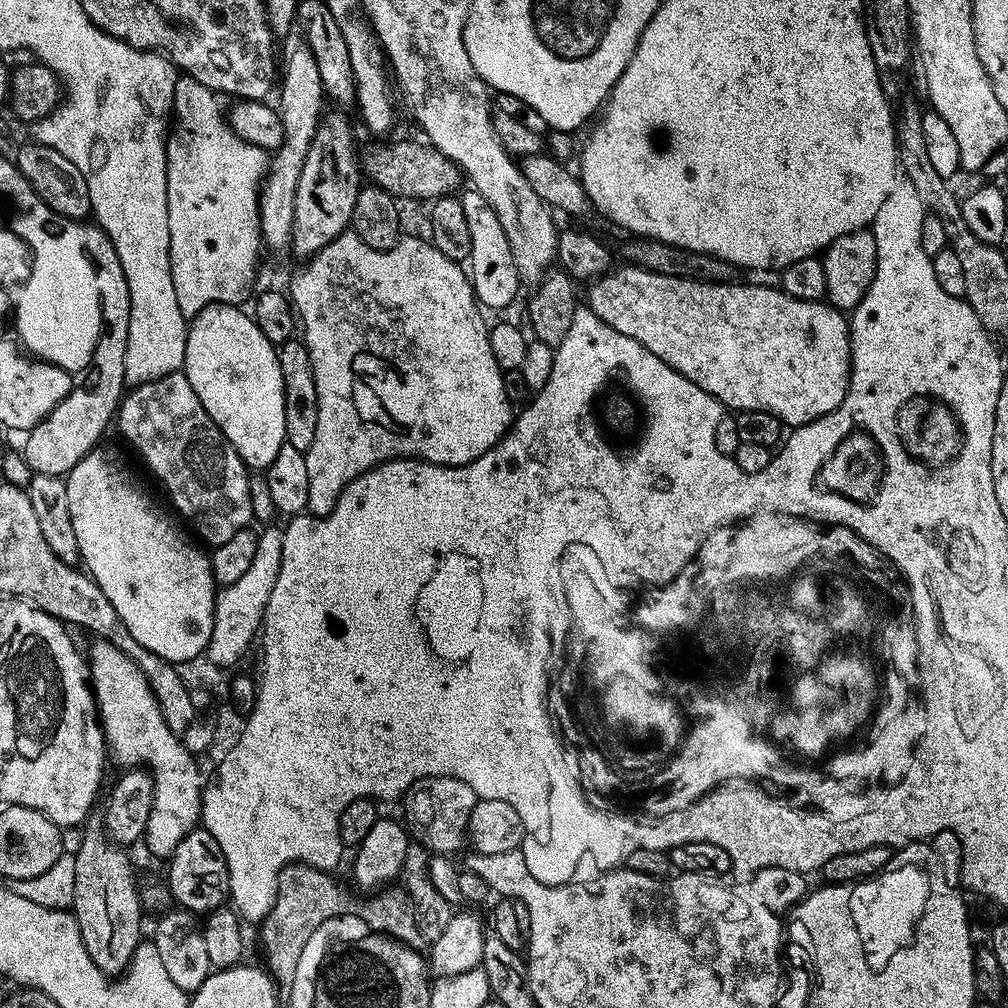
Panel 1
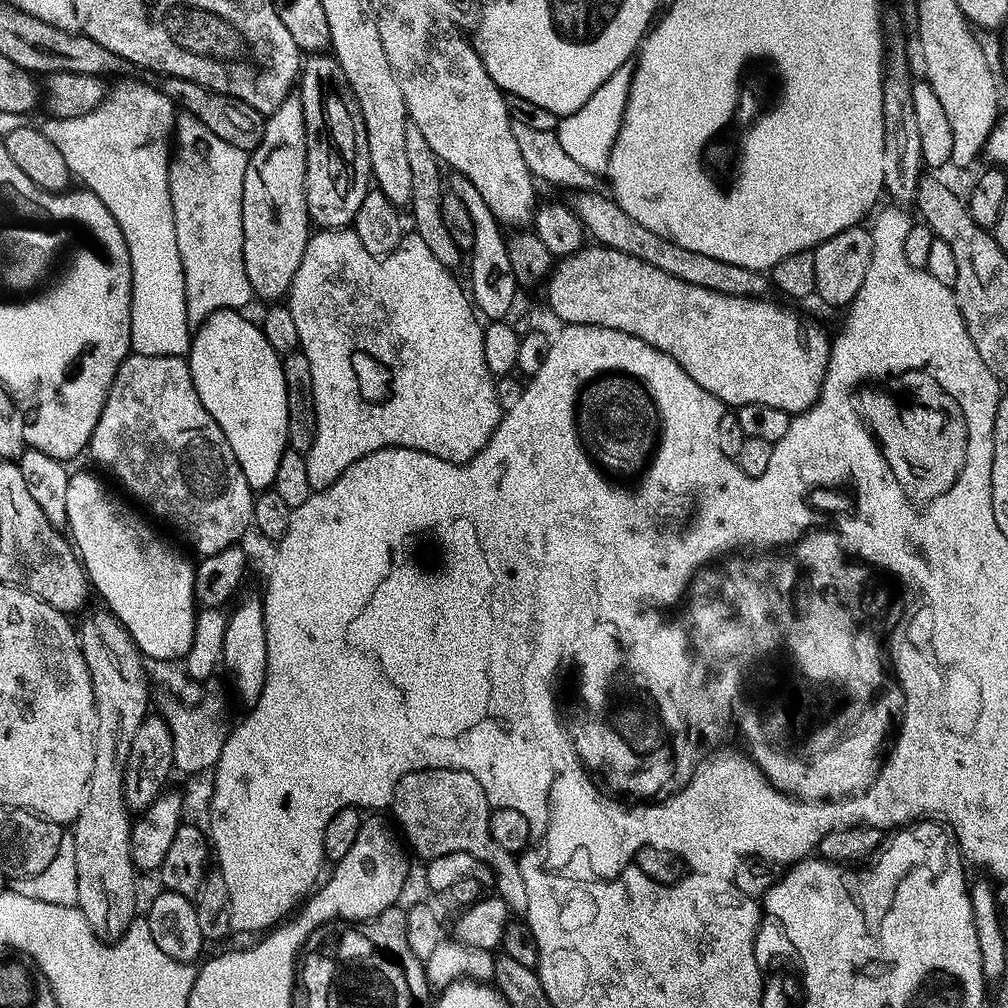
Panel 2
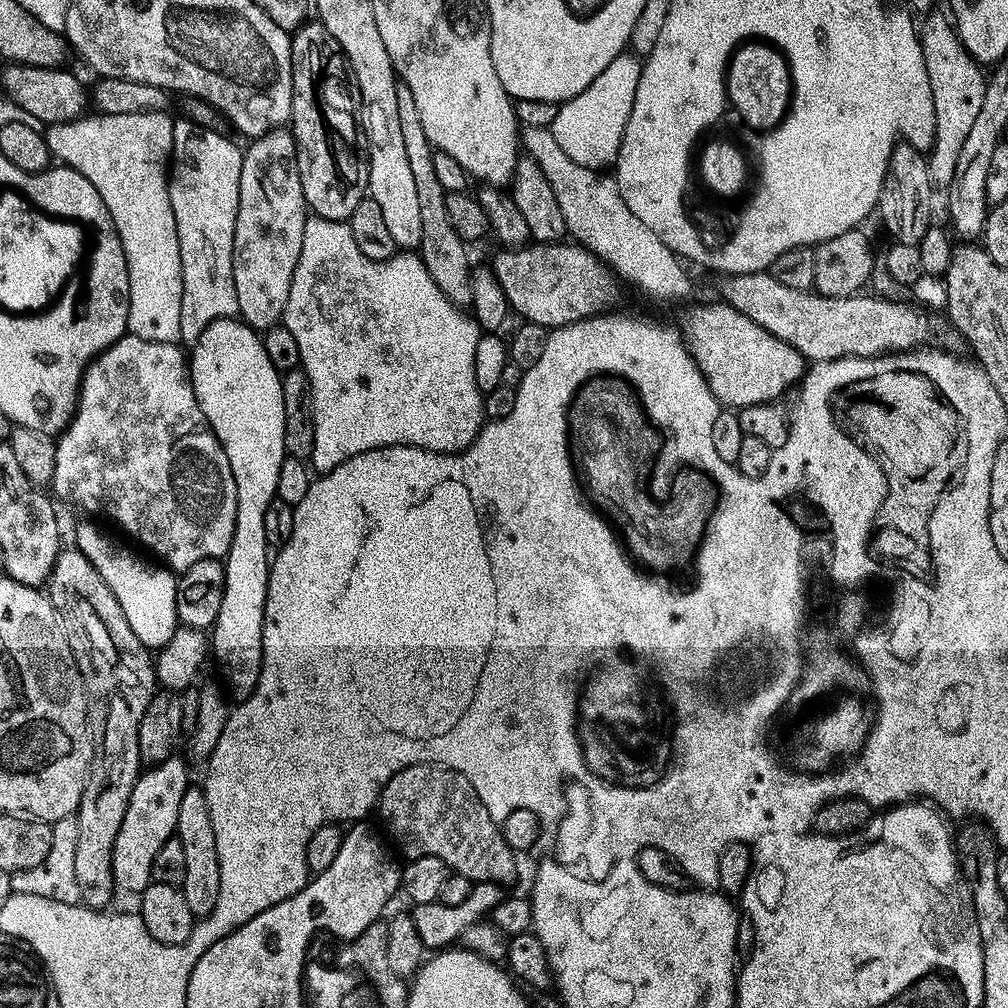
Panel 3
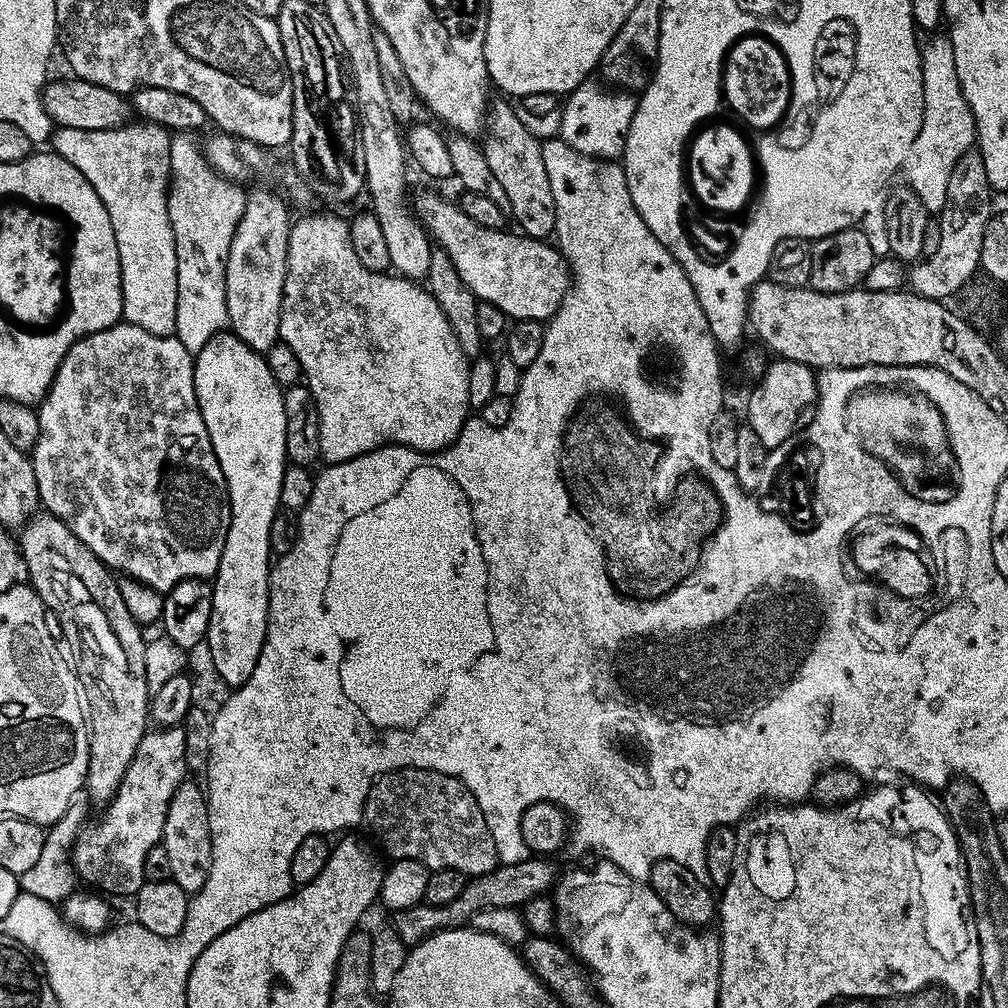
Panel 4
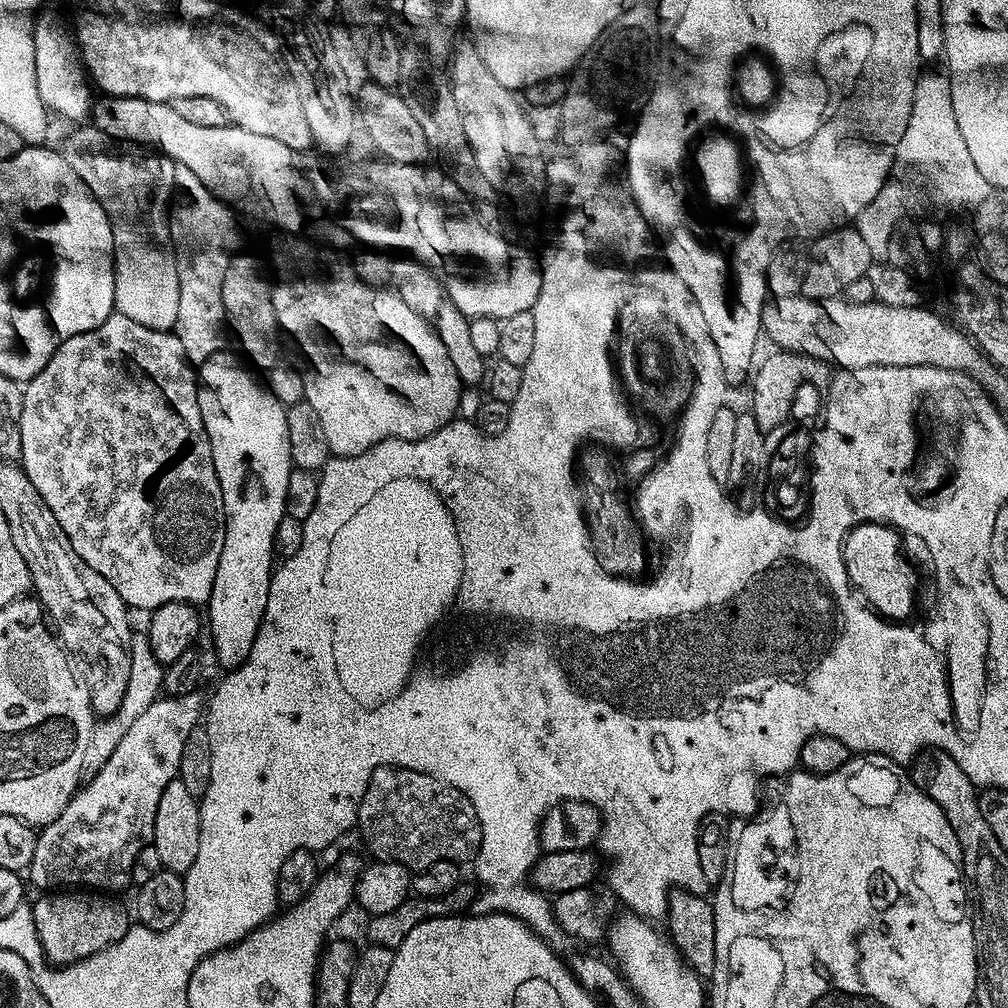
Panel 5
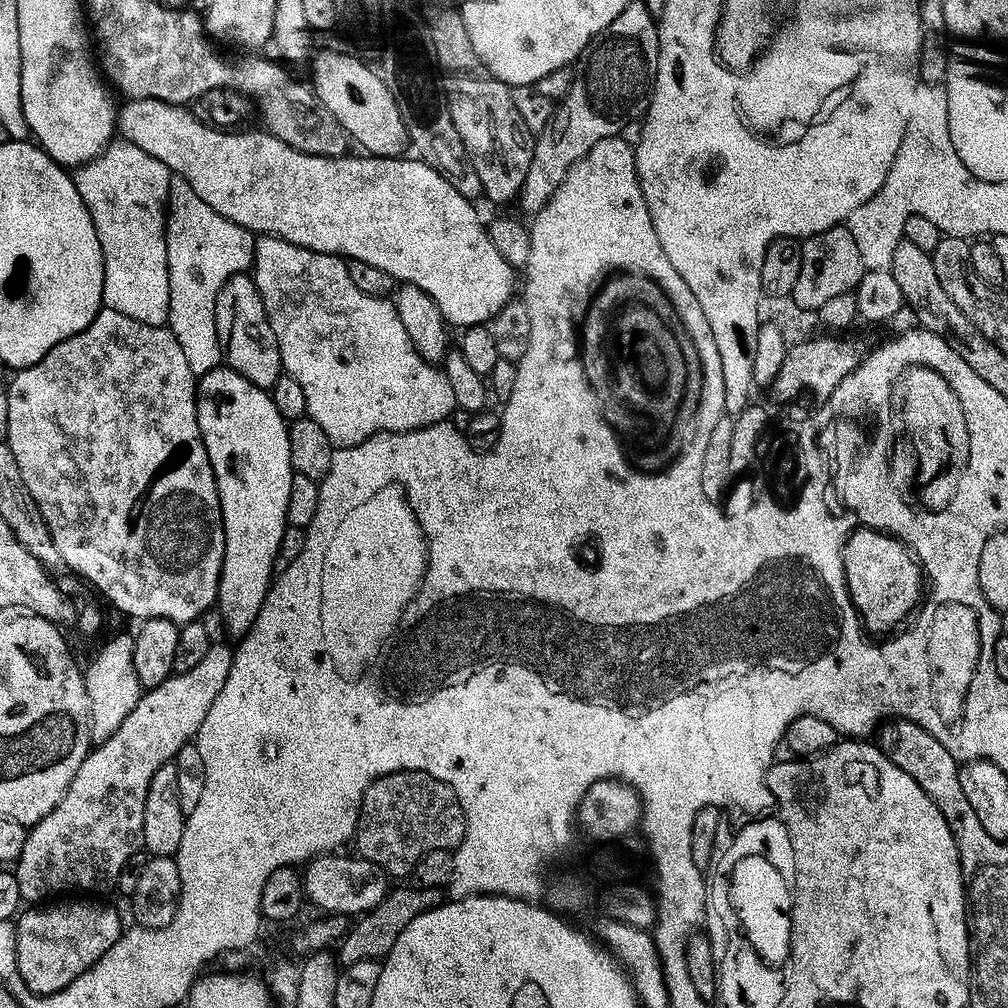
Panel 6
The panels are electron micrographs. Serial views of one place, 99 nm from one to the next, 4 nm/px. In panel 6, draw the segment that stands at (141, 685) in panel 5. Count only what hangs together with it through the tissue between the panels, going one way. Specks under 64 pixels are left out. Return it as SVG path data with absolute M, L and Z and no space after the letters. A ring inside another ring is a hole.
M118 634L104 645L84 668L84 685L89 700L89 737L93 743L106 741L122 724L127 714L140 701L142 689L134 670L133 650L135 637Z

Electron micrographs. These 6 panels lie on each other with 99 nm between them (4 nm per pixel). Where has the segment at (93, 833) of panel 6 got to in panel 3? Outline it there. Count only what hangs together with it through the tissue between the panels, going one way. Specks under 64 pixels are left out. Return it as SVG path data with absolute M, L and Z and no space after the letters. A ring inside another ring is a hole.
M173 754L164 760L145 767L130 794L130 802L126 806L126 818L122 818L122 826L118 830L118 838L114 838L112 851L112 882L117 889L139 894L145 892L153 883L152 867L154 858L168 840L173 839L178 822L178 805L182 802L182 794L190 787L188 768Z

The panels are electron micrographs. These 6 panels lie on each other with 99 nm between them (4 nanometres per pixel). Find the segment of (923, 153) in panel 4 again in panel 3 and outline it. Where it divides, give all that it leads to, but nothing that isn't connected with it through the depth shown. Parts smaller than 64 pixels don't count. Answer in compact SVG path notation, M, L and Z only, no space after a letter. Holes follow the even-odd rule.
M932 14L919 29L922 54L926 58L926 74L930 74L930 90L934 94L934 118L936 133L930 151L927 153L928 173L936 186L947 186L954 178L954 166L958 162L958 150L962 150L962 142L966 142L966 134L970 134L970 126L974 126L974 118L978 118L978 110L982 110L982 98L986 76L981 65L973 60L971 54L964 49L960 36L956 33L953 21L947 15Z

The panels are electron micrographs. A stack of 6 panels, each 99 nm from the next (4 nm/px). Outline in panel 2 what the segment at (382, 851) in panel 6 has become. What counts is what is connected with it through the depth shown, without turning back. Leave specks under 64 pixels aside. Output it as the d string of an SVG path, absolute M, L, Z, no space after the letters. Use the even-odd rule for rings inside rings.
M427 768L406 774L394 790L390 812L396 815L406 844L408 839L407 847L424 856L425 861L442 854L470 854L492 871L495 895L501 896L513 913L527 913L526 881L522 879L519 859L494 842L494 832L490 830L493 809L482 790L482 782L474 774L449 768Z

